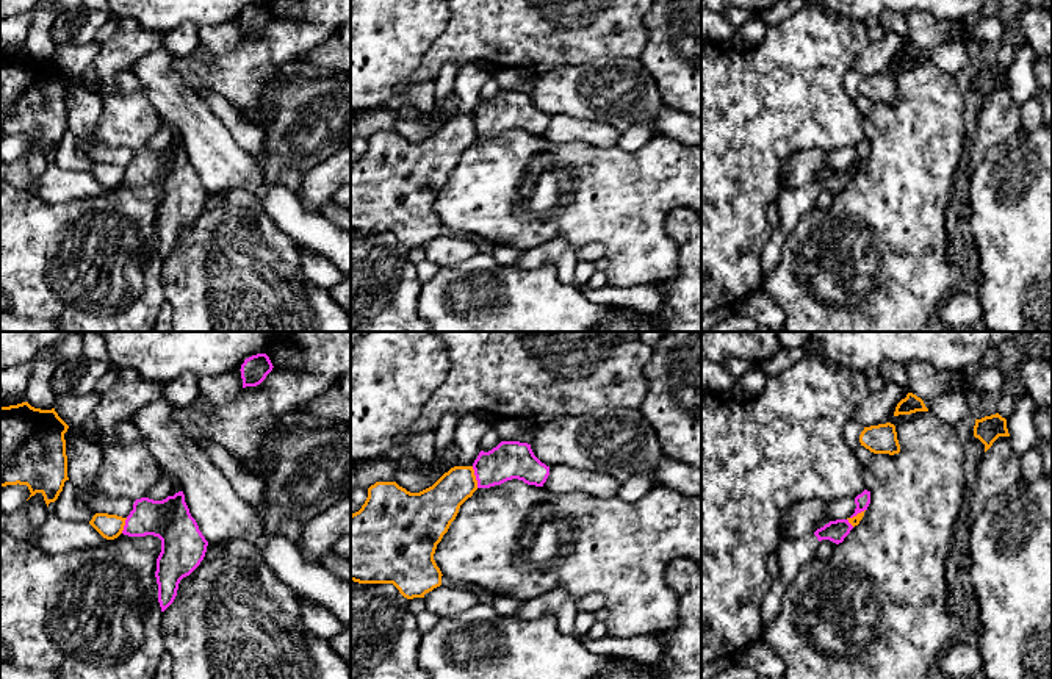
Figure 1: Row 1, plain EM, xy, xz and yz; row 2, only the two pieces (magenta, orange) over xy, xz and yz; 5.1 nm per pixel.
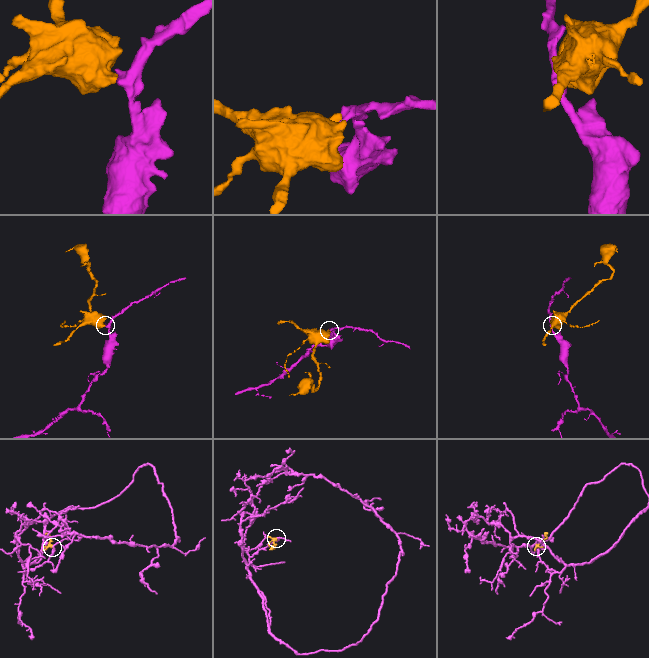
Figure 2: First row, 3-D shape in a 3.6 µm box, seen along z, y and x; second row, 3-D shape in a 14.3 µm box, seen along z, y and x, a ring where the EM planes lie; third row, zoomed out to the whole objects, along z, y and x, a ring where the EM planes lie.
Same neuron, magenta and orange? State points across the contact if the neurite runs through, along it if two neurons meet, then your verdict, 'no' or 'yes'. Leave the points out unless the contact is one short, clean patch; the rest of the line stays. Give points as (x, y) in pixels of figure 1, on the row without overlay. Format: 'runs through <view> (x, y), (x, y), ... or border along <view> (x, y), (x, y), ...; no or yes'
border along xz (471, 116), (478, 136); no

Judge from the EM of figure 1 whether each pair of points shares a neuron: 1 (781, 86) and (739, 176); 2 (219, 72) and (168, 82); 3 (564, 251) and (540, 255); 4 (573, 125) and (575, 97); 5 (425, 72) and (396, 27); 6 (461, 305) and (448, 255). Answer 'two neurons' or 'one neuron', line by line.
1: one neuron
2: two neurons
3: one neuron
4: two neurons
5: two neurons
6: two neurons

